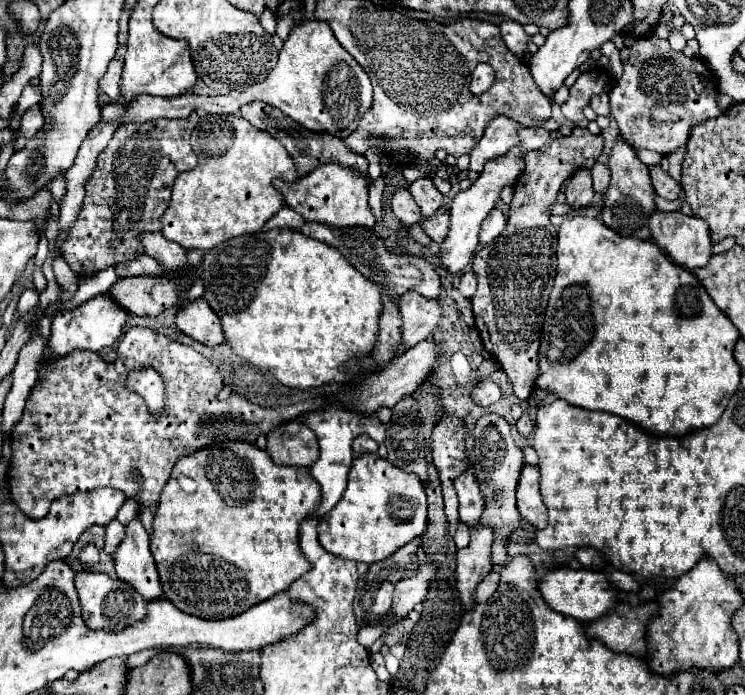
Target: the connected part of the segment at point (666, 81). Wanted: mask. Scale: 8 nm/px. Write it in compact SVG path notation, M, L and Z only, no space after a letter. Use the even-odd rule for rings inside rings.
M657 36L643 38L631 46L629 60L623 66L623 76L611 90L611 116L617 120L621 136L629 140L635 150L647 148L663 156L685 146L689 132L695 124L717 118L723 110L717 104L717 80L699 58L687 58L669 46L667 40ZM653 106L665 106L677 120L653 124Z

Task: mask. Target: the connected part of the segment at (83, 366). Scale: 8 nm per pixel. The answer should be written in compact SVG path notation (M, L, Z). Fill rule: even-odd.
M129 328L125 332L125 336L117 346L117 358L113 366L111 362L105 362L101 356L93 352L83 352L83 350L73 350L65 356L59 356L57 360L49 358L49 354L51 354L49 344L45 344L45 352L39 362L39 378L27 396L27 404L21 420L15 424L9 436L13 456L7 470L7 484L15 504L33 520L43 518L57 496L87 492L99 486L117 488L127 498L137 498L141 506L153 506L159 502L159 494L165 482L169 480L171 468L179 456L185 456L197 448L203 448L221 440L255 442L261 432L267 434L273 426L293 420L303 412L311 412L313 408L321 406L321 402L317 400L317 402L301 402L295 406L269 410L269 408L253 406L235 394L227 402L221 402L217 394L223 388L223 380L221 380L221 374L217 372L217 366L213 366L213 362L203 358L191 346L179 344L169 336L155 334L147 328ZM143 366L159 368L157 372L161 372L167 386L165 414L159 418L155 418L147 410L145 402L137 394L125 392L125 388L121 388L121 384L125 384L125 372L133 368L143 368ZM133 468L141 472L143 486L137 486L131 480Z

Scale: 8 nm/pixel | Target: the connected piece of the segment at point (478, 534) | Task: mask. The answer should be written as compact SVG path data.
M471 526L469 546L457 550L457 588L467 610L473 608L473 592L477 584L493 570L491 548L495 542L495 530L491 526Z

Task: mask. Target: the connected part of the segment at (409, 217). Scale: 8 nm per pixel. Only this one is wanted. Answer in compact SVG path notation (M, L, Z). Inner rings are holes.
M399 188L395 194L393 194L393 200L391 200L391 210L393 214L407 226L411 224L417 224L421 220L421 212L411 196L411 192L407 188Z

